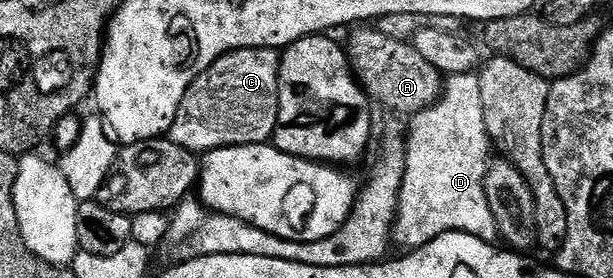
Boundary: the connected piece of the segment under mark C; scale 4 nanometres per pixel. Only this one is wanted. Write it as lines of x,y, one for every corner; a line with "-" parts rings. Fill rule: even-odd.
241,48
221,56
184,94
168,136
195,154
233,144
264,144
278,125
280,56
272,48

